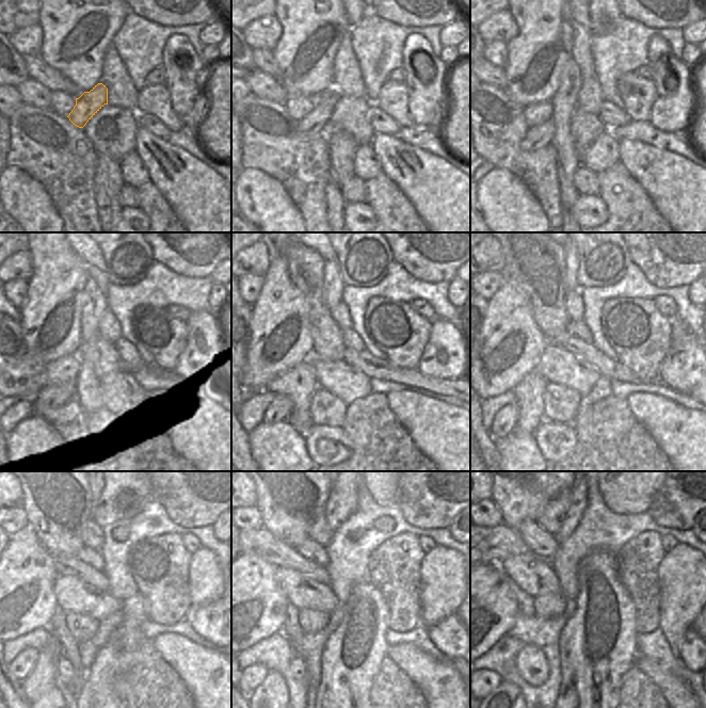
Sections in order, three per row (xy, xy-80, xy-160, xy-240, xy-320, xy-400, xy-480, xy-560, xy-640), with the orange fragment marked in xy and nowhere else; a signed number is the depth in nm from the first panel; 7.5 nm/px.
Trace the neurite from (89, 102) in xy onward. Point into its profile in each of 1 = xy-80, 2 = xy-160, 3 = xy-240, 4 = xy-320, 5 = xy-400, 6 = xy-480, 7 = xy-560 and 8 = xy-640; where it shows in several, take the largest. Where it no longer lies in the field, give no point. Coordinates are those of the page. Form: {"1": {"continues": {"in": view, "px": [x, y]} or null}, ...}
{"1": {"continues": {"in": "xy-80", "px": [315, 124]}}, "2": {"continues": {"in": "xy-160", "px": [541, 135]}}, "3": {"continues": {"in": "xy-240", "px": [52, 397]}}, "4": {"continues": {"in": "xy-320", "px": [281, 407]}}, "5": {"continues": {"in": "xy-400", "px": [506, 419]}}, "6": {"continues": {"in": "xy-480", "px": [20, 668]}}, "7": {"continues": {"in": "xy-560", "px": [253, 676]}}, "8": {"continues": {"in": "xy-640", "px": [492, 679]}}}

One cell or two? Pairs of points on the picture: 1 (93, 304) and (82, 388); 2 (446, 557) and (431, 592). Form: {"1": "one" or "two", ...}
{"1": "one", "2": "one"}

